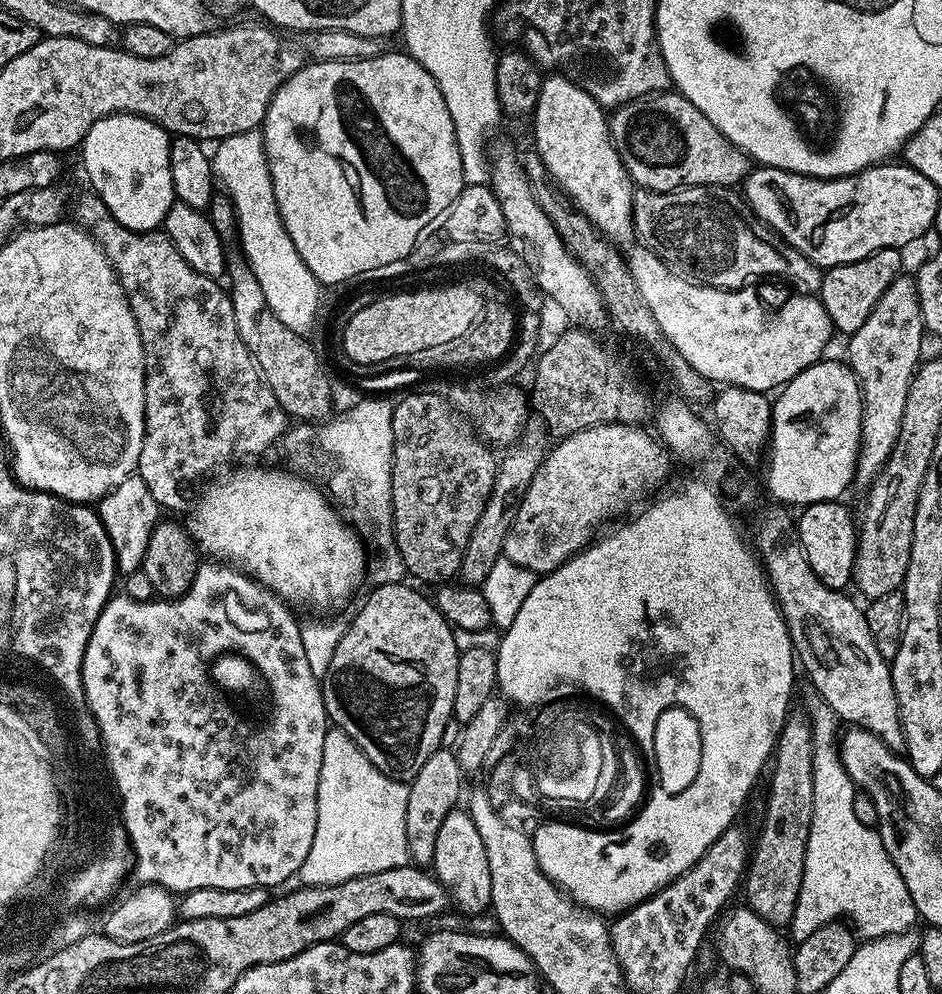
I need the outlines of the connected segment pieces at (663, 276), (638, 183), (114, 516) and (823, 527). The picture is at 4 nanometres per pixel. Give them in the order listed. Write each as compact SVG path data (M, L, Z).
M636 246L632 253L627 253L626 263L634 278L634 286L638 286L638 294L662 328L662 333L698 374L713 382L724 380L720 382L733 388L771 393L771 388L779 390L802 370L819 364L825 355L824 347L834 337L830 314L826 314L822 302L815 295L792 294L796 296L790 297L777 312L767 312L752 286L712 288L708 284L697 284L665 266L643 246Z
M675 90L639 96L637 100L626 102L620 108L611 109L607 122L608 136L618 150L618 158L622 158L626 166L628 177L637 189L645 192L673 192L679 188L694 186L732 188L743 182L754 167L747 154L742 149L735 148L717 130L714 122L710 122L710 118L706 118L706 114L702 114L702 110L694 106L694 102L690 102Z
M133 474L118 482L114 490L110 490L100 501L98 501L100 521L104 524L106 534L112 543L112 549L116 555L116 566L121 573L139 573L144 567L146 558L146 546L150 542L150 534L154 526L161 519L162 509L154 494L146 482L138 474Z
M827 500L807 505L798 517L801 549L806 562L825 586L844 590L852 584L852 563L856 560L857 523L844 502Z

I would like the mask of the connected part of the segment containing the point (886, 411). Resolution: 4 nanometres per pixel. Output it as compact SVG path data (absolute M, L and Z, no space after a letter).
M901 274L890 286L886 286L886 294L878 298L874 310L856 332L847 337L848 357L846 363L856 375L862 393L862 434L860 435L860 452L856 455L855 487L866 490L874 482L874 478L882 470L882 466L890 458L894 450L894 442L898 442L898 430L902 426L902 409L906 406L906 390L910 390L910 382L921 363L920 343L926 337L924 319L920 313L920 303L916 293L916 282L911 275Z

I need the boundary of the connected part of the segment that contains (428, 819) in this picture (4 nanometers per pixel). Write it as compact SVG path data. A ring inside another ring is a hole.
M439 747L422 765L422 770L408 784L406 802L406 842L408 858L413 865L431 865L434 858L434 842L438 842L438 830L442 830L442 821L461 803L460 791L464 788L466 773L460 768L455 751Z

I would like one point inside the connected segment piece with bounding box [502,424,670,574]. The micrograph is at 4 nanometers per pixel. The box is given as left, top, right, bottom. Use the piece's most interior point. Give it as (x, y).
(589, 476)

